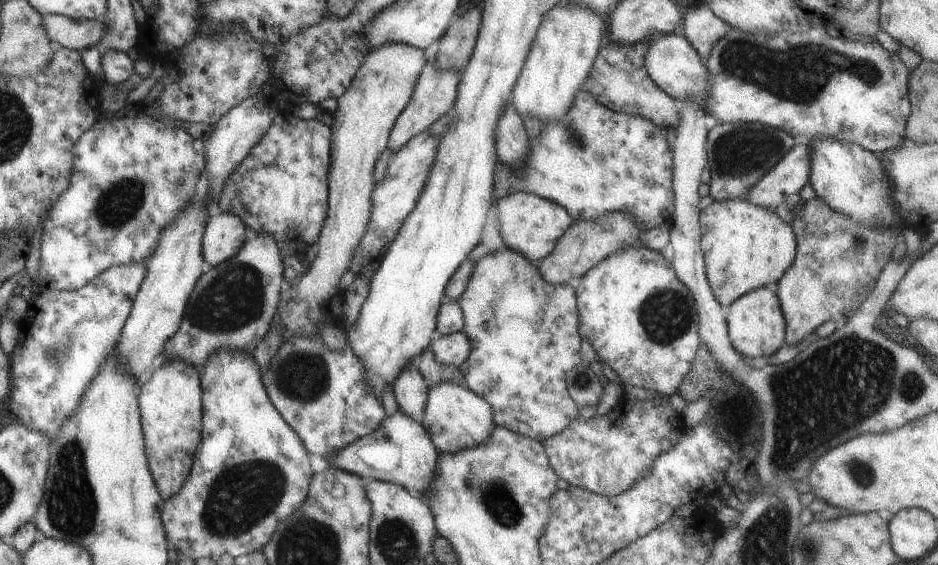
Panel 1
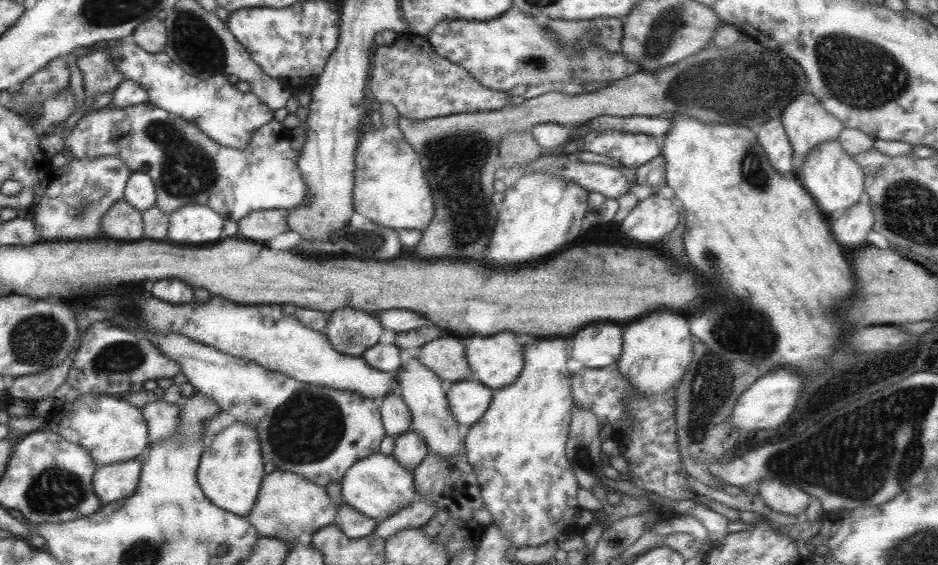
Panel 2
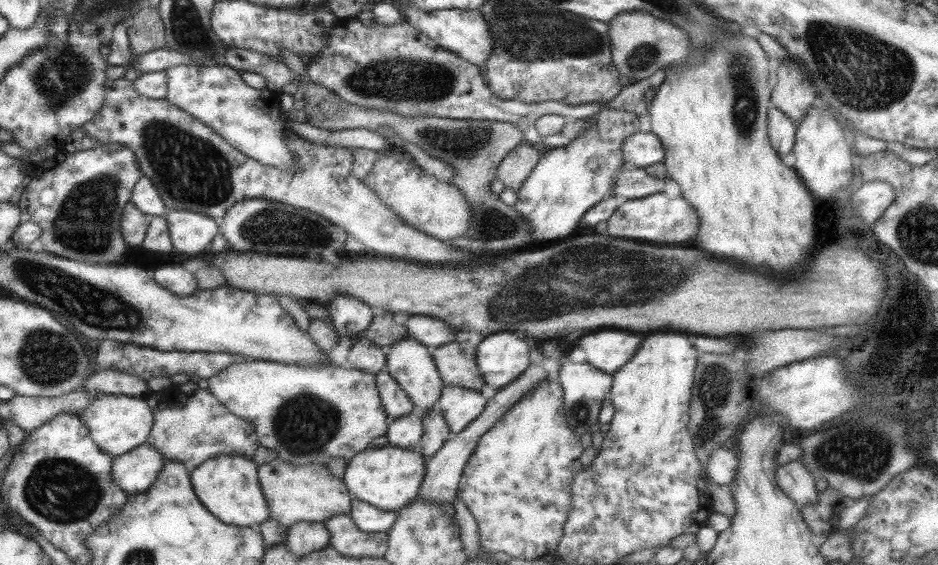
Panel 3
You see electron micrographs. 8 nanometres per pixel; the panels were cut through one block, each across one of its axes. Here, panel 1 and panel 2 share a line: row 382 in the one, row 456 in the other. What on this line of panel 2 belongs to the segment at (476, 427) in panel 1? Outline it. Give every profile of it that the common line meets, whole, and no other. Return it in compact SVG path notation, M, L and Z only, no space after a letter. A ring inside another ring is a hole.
M416 357L402 363L395 374L396 394L402 397L411 412L411 430L424 439L429 452L437 454L440 458L457 456L462 448L458 431L459 422L449 409L445 393L446 384Z

